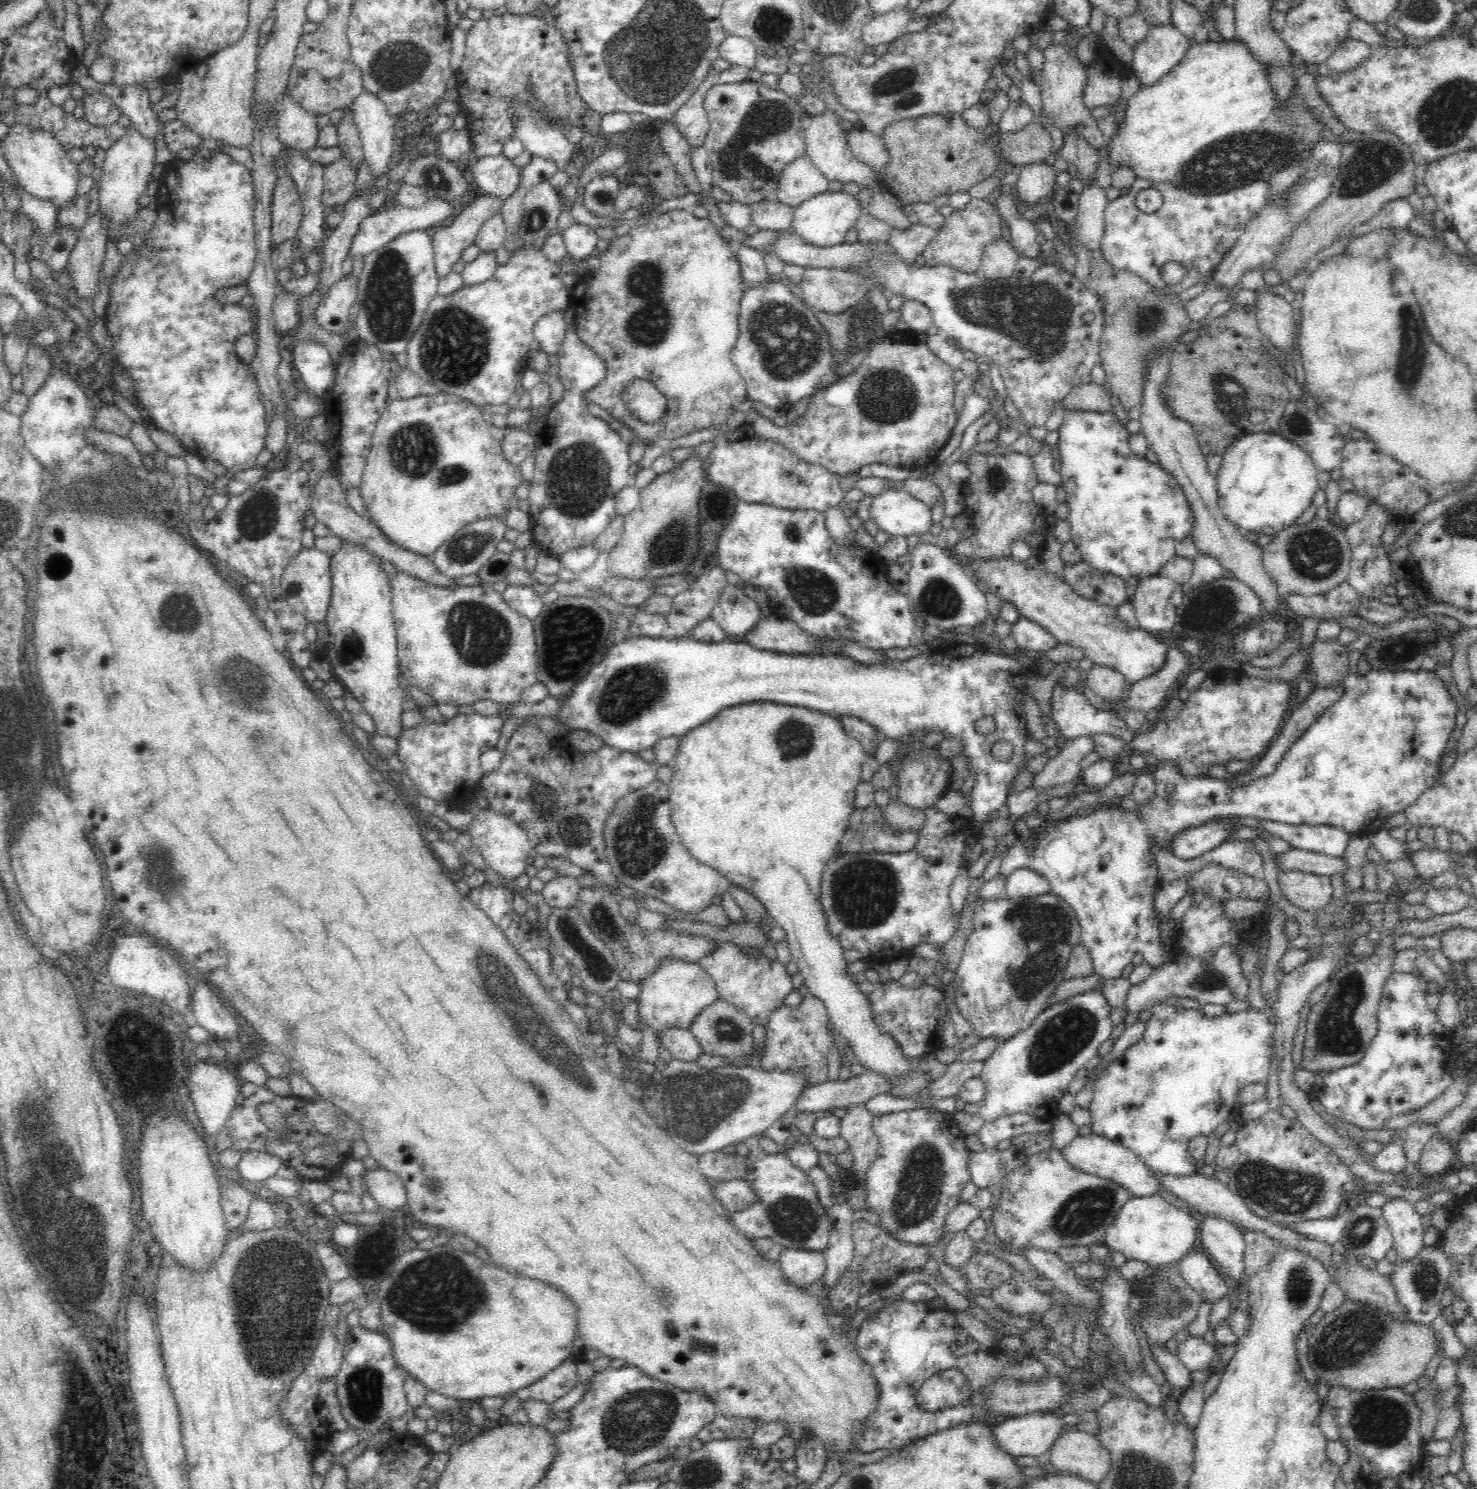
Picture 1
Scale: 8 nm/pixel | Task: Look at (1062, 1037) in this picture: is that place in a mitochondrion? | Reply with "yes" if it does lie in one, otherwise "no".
yes

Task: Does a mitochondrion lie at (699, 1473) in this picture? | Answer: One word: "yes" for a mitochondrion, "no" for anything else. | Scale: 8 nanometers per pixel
yes

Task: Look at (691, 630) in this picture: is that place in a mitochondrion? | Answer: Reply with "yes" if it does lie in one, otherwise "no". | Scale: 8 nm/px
no

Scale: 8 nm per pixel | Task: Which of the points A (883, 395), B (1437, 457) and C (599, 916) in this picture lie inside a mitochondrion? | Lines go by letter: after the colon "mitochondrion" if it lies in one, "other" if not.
A: mitochondrion
B: other
C: mitochondrion

